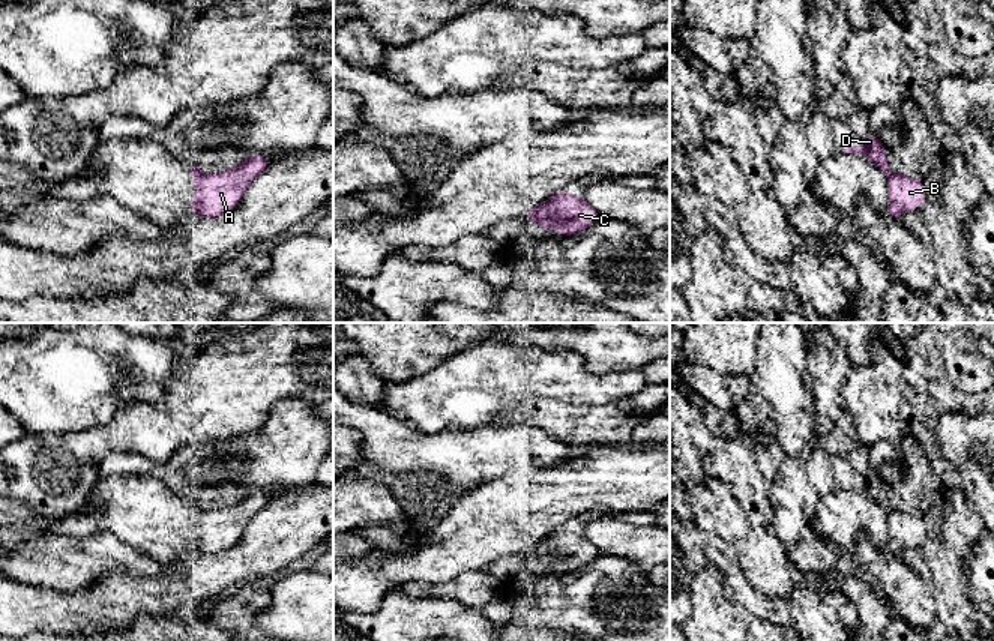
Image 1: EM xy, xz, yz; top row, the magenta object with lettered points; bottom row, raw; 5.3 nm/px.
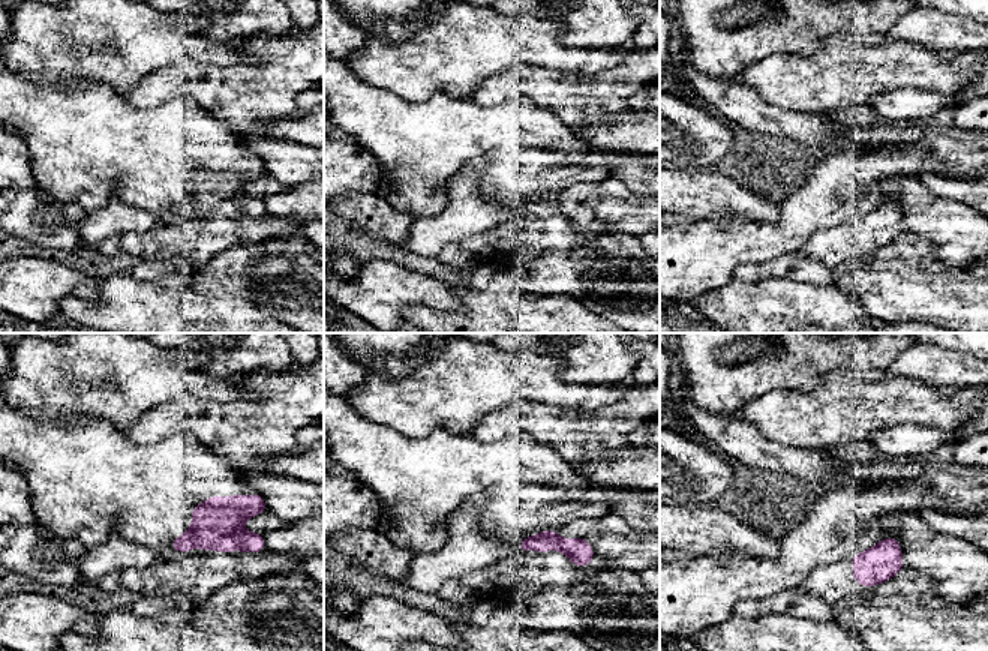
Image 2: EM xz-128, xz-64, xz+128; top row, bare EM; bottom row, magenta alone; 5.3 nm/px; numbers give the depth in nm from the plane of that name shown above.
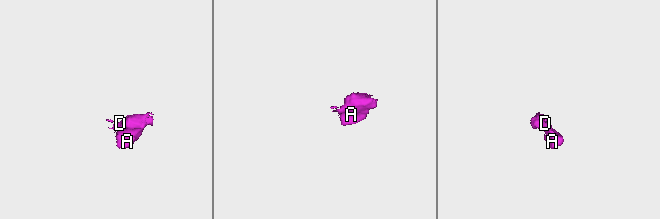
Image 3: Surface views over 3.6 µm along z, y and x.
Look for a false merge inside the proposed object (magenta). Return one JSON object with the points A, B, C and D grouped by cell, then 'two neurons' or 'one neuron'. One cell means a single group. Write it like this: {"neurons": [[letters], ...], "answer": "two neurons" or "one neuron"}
{"neurons": [["A", "B", "C"], ["D"]], "answer": "two neurons"}

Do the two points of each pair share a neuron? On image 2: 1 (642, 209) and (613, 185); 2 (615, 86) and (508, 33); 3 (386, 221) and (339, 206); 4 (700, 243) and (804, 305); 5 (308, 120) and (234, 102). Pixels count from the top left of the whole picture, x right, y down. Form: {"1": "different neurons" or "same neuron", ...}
{"1": "different neurons", "2": "different neurons", "3": "same neuron", "4": "different neurons", "5": "different neurons"}

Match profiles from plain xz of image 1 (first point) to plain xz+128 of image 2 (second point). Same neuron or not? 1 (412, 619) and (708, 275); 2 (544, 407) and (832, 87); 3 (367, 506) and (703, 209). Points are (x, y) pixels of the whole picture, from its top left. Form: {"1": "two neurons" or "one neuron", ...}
{"1": "two neurons", "2": "two neurons", "3": "one neuron"}

